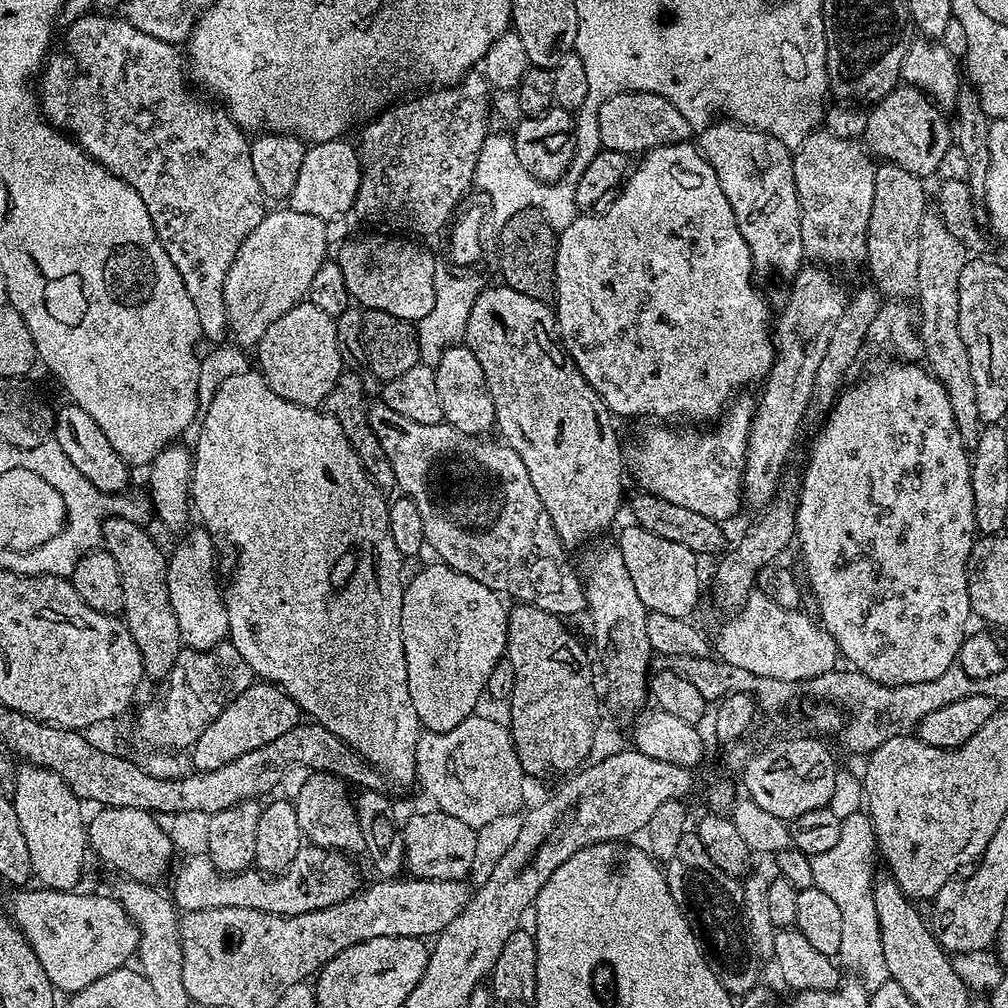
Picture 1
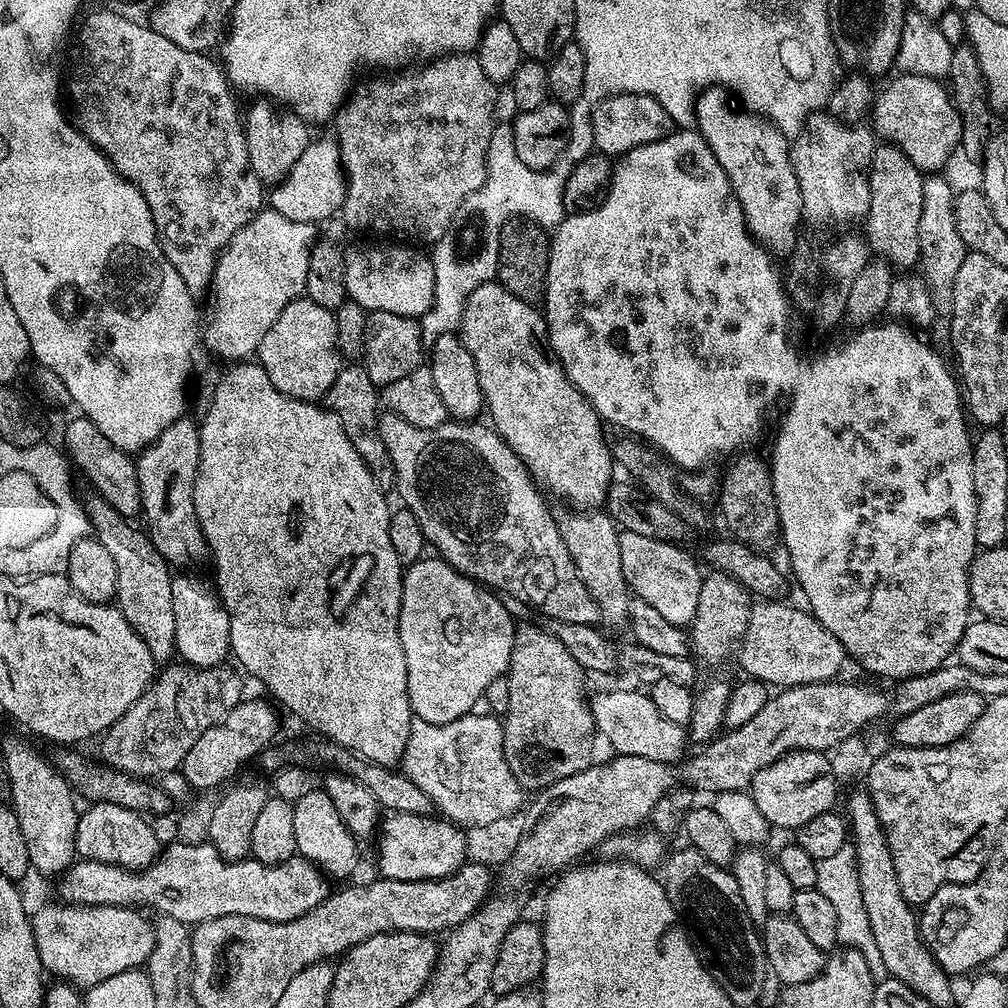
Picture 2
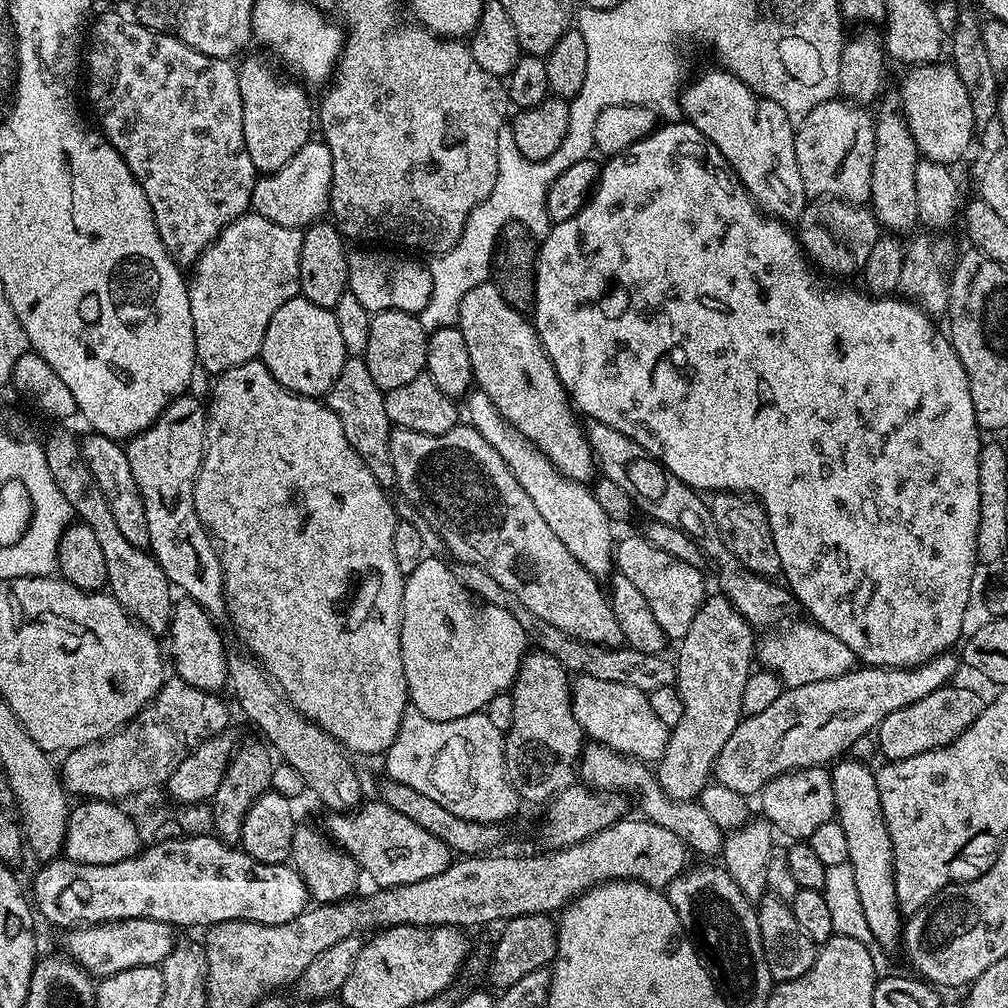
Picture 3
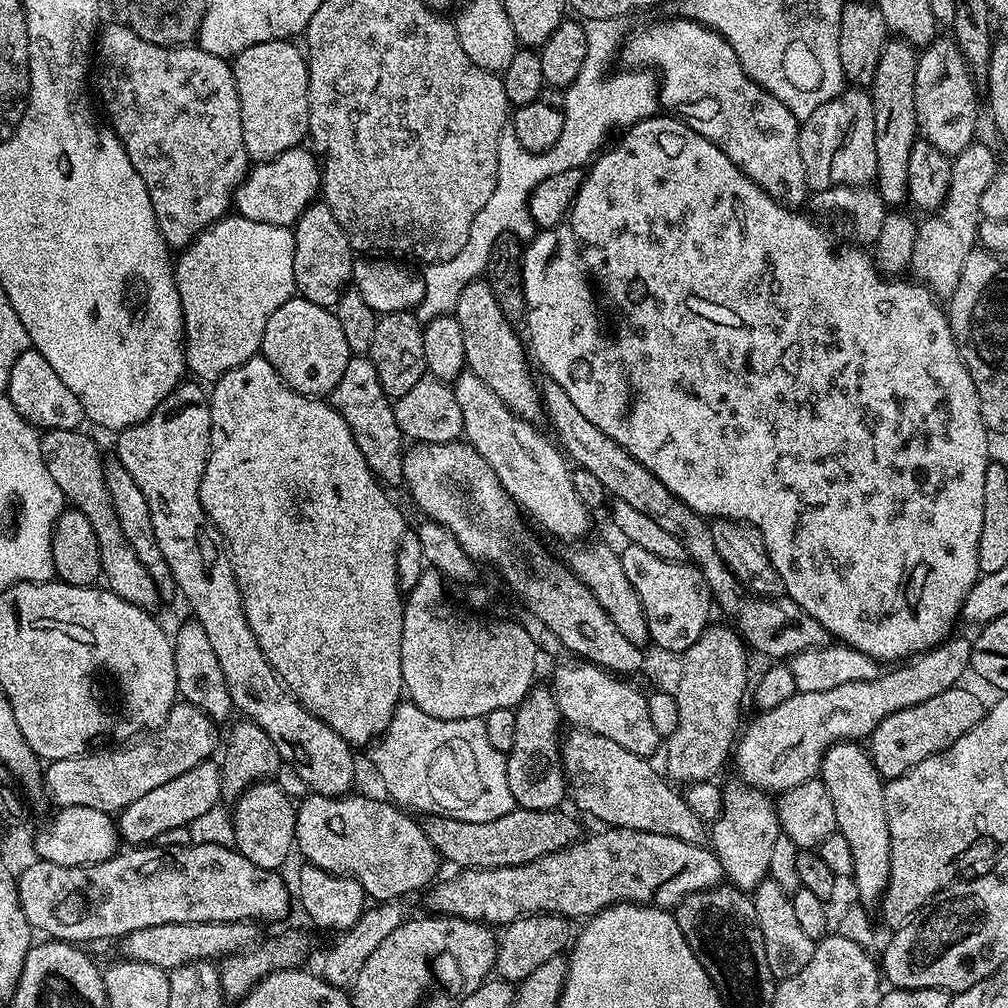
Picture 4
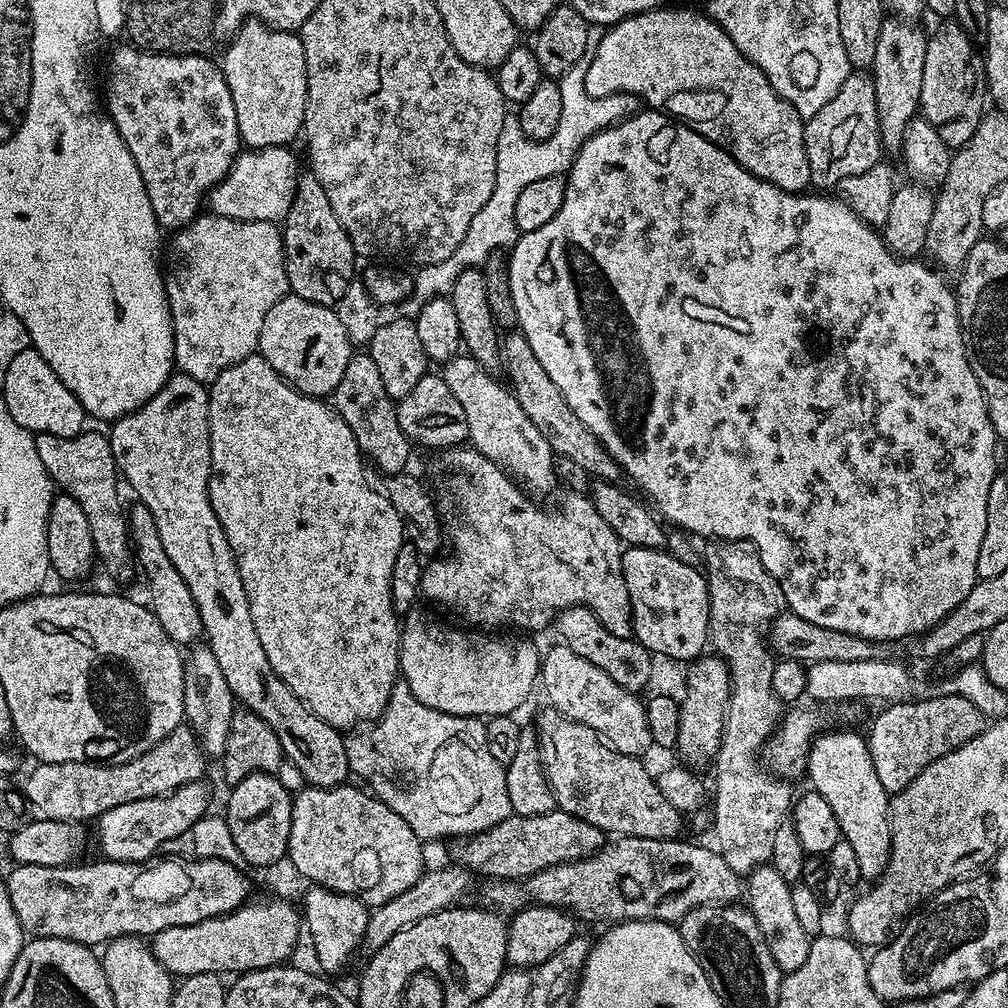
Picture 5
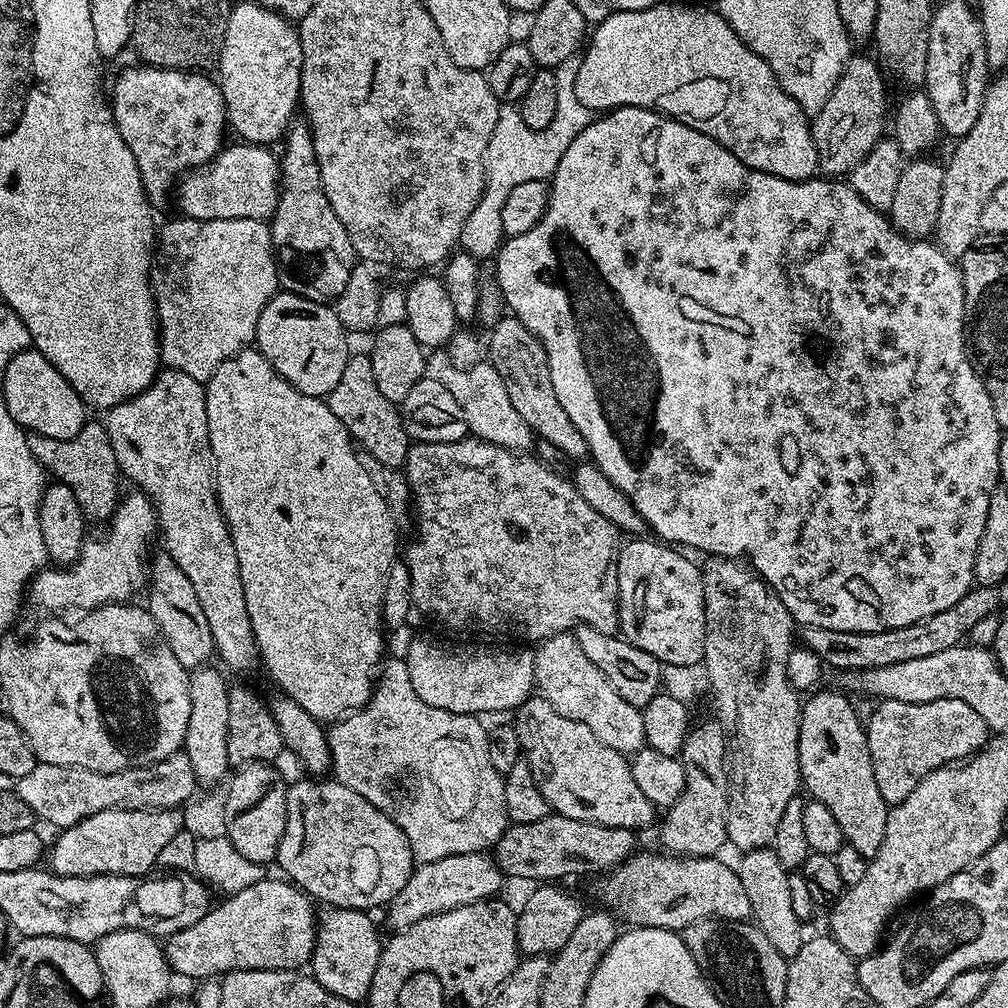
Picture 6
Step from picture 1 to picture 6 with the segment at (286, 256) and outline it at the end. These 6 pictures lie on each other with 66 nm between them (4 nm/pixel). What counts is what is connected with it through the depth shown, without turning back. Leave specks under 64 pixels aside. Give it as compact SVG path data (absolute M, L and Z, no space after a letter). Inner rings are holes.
M179 218L169 224L161 223L158 228L158 239L154 245L152 258L152 297L156 303L156 319L160 334L160 362L165 369L182 370L182 374L190 374L190 378L206 382L234 354L244 351L256 339L258 318L262 318L262 310L266 302L276 295L278 281L276 278L276 253L272 251L272 229L265 221L254 218L222 218L221 220L190 220Z

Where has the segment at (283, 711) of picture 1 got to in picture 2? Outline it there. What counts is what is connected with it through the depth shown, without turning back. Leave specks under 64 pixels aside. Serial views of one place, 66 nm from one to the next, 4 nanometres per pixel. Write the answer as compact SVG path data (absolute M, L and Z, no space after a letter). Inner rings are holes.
M241 699L240 703L234 705L217 724L210 726L210 730L200 735L194 746L190 746L190 754L186 754L178 769L189 789L191 787L219 789L227 785L233 779L231 776L247 760L254 759L275 738L277 709L267 699L265 700Z

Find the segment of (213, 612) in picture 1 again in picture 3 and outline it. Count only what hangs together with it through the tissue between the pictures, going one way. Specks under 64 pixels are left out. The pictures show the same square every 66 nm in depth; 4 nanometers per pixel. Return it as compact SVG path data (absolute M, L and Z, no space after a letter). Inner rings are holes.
M187 598L175 601L172 609L172 656L170 652L170 664L176 667L175 675L185 680L190 686L194 686L203 692L212 692L224 688L228 682L228 657L229 649L224 649L224 640L216 629L217 621L205 608L198 606L198 602Z

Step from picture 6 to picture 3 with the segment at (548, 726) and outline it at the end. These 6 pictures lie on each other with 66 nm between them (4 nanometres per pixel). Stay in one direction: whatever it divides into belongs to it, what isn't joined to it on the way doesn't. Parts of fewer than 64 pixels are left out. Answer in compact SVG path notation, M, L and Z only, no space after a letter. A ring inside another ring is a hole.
M588 742L585 743L579 758L578 776L588 788L597 793L629 792L630 795L637 796L640 799L639 815L643 819L658 826L666 826L666 830L674 830L674 834L678 834L678 838L682 838L682 842L687 844L695 855L697 852L700 858L716 858L723 853L725 829L720 828L718 822L714 822L714 818L710 818L710 814L706 814L706 810L702 810L696 800L670 800L649 765L620 752L613 752L606 744Z

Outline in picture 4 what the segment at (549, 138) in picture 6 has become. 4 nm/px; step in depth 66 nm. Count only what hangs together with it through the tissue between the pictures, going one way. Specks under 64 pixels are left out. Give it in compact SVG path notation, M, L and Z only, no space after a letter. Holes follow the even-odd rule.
M584 20L586 30L586 62L578 70L578 78L564 92L564 125L562 134L554 146L545 152L528 152L518 142L511 126L506 126L498 138L498 178L490 202L478 210L470 226L470 238L466 246L454 254L454 258L437 264L429 264L423 269L424 293L422 302L414 309L421 325L429 324L434 318L455 313L458 294L470 282L481 279L488 270L490 250L505 234L511 234L527 242L536 235L538 229L528 213L528 199L545 178L558 174L561 170L584 168L605 147L604 139L610 128L627 130L639 120L655 116L658 112L658 76L652 70L624 70L613 76L604 76L612 59L617 59L622 44L620 20Z

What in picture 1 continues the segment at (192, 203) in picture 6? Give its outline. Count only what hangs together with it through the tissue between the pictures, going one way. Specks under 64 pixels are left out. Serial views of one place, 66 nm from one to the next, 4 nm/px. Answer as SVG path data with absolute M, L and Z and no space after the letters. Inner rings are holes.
M341 138L313 144L305 151L290 197L290 206L295 212L314 214L325 222L332 222L335 216L353 211L360 185L360 153L346 141Z

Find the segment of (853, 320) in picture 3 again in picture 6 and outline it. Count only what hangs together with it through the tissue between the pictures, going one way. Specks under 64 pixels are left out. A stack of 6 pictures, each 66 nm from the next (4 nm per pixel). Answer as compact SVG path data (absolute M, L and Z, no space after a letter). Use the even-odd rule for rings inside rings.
M626 107L626 108L614 108L614 109L611 109L611 111L609 111L609 112L608 112L608 113L607 113L607 114L604 114L604 115L601 115L601 116L604 116L604 117L602 117L602 118L601 118L601 120L600 120L600 117L599 117L599 118L596 118L596 119L593 119L593 121L592 121L592 123L591 123L591 124L588 124L588 125L587 125L587 126L586 126L586 130L582 130L582 134L578 134L578 138L574 138L574 142L570 142L570 146L569 146L569 148L567 148L567 150L566 150L566 154L562 154L562 162L558 162L558 166L557 166L557 167L556 167L556 169L555 169L555 170L554 170L554 174L553 174L553 175L552 175L552 177L551 177L551 178L550 178L550 187L549 187L549 189L548 189L548 205L547 205L547 206L546 206L546 214L545 214L545 215L544 215L544 217L542 217L542 218L541 218L541 220L540 220L540 221L539 221L539 222L538 222L538 226L534 226L534 227L533 227L533 228L531 228L531 229L530 229L530 230L526 230L526 234L518 234L518 235L517 235L517 236L510 236L510 237L507 237L507 239L505 239L505 240L504 240L504 241L503 241L503 243L501 243L501 245L500 245L500 247L499 247L499 249L498 249L498 251L497 251L497 253L496 253L496 255L495 255L495 257L494 257L494 267L495 267L495 270L496 270L496 277L497 277L497 278L498 278L498 286L502 286L502 294L503 294L503 295L504 295L504 302L505 302L505 305L506 305L506 308L507 308L507 311L508 311L508 312L509 312L509 313L511 313L511 315L513 315L513 316L515 316L515 317L516 317L516 319L517 319L517 320L520 320L520 321L521 321L521 322L522 322L522 326L526 326L526 330L530 330L530 334L534 334L534 335L535 335L535 336L537 336L537 337L538 337L538 339L539 339L539 340L540 340L540 341L541 341L541 342L542 342L542 346L543 346L543 347L544 347L544 353L545 353L545 354L546 354L546 358L547 358L547 359L548 359L548 369L549 369L549 370L550 370L550 382L551 382L551 383L552 383L552 385L553 385L553 386L554 386L554 394L558 394L558 402L559 402L559 403L560 403L560 405L561 405L561 406L562 406L562 410L566 410L566 414L567 414L567 415L568 415L568 417L569 417L569 418L570 418L570 422L574 422L574 426L578 426L578 434L582 434L582 438L583 438L583 439L584 439L584 441L585 441L585 442L586 442L586 446L587 446L587 447L588 447L588 456L589 456L589 457L590 457L590 460L591 460L591 462L592 462L592 463L594 463L594 464L596 464L596 465L597 465L597 467L599 467L599 468L600 468L600 470L601 470L601 472L602 472L602 474L604 474L604 475L605 475L605 476L606 476L606 478L608 478L608 479L609 479L609 480L610 480L610 482L612 482L612 483L613 483L613 484L614 484L614 486L615 486L615 487L617 487L617 488L618 488L618 490L620 490L620 491L621 491L621 492L622 492L622 494L624 494L624 495L625 495L625 496L626 496L626 498L628 498L628 499L629 499L629 500L630 500L630 502L631 502L631 503L632 503L632 504L633 504L633 508L634 508L634 510L636 510L636 511L637 511L637 512L638 512L638 514L640 514L640 515L641 515L641 516L642 516L642 518L643 518L643 519L644 519L644 520L645 520L645 522L646 522L646 524L647 524L647 527L648 527L648 528L649 528L649 529L650 529L650 532L651 532L651 535L652 535L652 536L653 536L653 537L656 537L656 538L659 538L659 539L660 539L660 540L661 540L661 541L664 541L664 542L667 542L667 543L668 543L668 544L669 544L669 545L672 545L672 546L679 546L679 547L680 547L680 548L681 548L681 549L684 549L684 550L689 550L689 549L688 549L688 548L697 548L697 550L698 550L698 551L700 551L700 552L704 552L704 553L703 553L703 554L707 554L707 555L708 555L708 556L727 556L727 557L729 557L729 558L746 558L746 560L747 560L747 563L748 563L748 564L749 564L749 565L751 565L751 567L752 567L752 568L753 568L753 569L754 569L754 571L755 571L755 573L756 573L756 575L757 575L757 576L759 576L759 577L760 577L760 579L761 579L761 580L765 580L765 581L766 581L766 583L767 583L767 584L768 584L768 586L769 586L769 588L771 588L771 589L772 589L772 591L774 591L774 592L776 592L776 593L777 593L777 594L778 594L778 598L779 598L779 599L780 599L780 600L781 600L781 602L783 602L783 603L784 603L784 605L785 605L785 606L786 606L786 610L787 610L787 611L788 611L788 613L789 613L789 614L791 614L791 616L792 616L792 618L793 618L793 621L795 621L795 623L796 623L796 624L797 624L797 625L800 625L800 626L822 626L822 627L823 627L823 628L825 628L825 629L826 629L826 630L850 630L850 631L851 631L851 632L877 632L877 631L878 631L878 630L894 630L894 629L895 629L895 628L897 628L897 627L898 627L898 626L910 626L910 622L922 622L922 621L923 621L923 620L929 620L929 619L930 619L930 618L931 618L931 617L932 617L932 616L933 616L933 615L934 615L934 614L939 614L939 613L940 613L940 612L941 612L941 611L942 611L942 610L950 610L950 606L954 606L954 602L958 602L958 601L959 601L959 600L960 600L960 599L962 599L962 597L964 597L964 596L965 596L965 595L966 595L966 593L968 593L968 592L971 592L971 591L972 591L972 589L973 589L973 587L974 587L974 581L975 581L975 579L976 579L976 575L975 575L975 574L974 574L974 558L978 558L978 542L982 542L982 529L983 529L983 528L985 528L985 527L986 527L986 509L988 509L988 507L989 507L989 506L990 506L990 494L994 494L994 490L995 490L995 489L996 489L996 488L997 488L997 486L998 486L998 485L999 485L999 484L1000 484L1000 467L999 467L999 466L998 466L998 446L999 446L999 445L1000 445L1000 438L1001 438L1001 435L1002 435L1002 429L1001 429L1001 427L1000 427L1000 423L999 423L999 422L998 422L998 418L994 418L994 402L990 402L990 394L989 394L989 393L988 393L988 391L987 391L987 390L986 390L986 386L985 386L985 385L984 385L984 383L983 383L983 382L982 382L982 378L978 378L978 374L977 374L977 373L976 373L976 371L975 371L975 370L974 370L974 366L973 366L973 365L972 365L972 363L971 363L971 362L970 362L970 358L969 358L969 357L968 357L968 345L967 345L967 344L965 344L965 342L964 342L964 287L963 287L963 286L962 286L962 274L961 274L961 273L960 273L960 269L959 269L959 267L958 267L958 264L957 264L957 261L955 261L955 260L952 260L952 259L951 259L951 258L950 258L950 257L949 257L949 256L948 256L948 255L946 255L946 254L945 254L945 252L943 252L943 250L941 250L941 249L940 249L940 248L939 248L939 247L938 247L938 246L937 246L937 244L935 244L935 243L934 243L934 242L933 242L933 241L932 241L932 240L931 240L931 239L926 239L926 240L911 240L911 239L910 239L910 238L909 238L909 237L908 237L908 236L901 236L901 235L900 235L900 233L899 233L899 232L897 232L897 231L896 231L896 229L895 229L895 228L893 228L893 227L892 227L892 222L891 222L891 219L889 219L889 217L888 217L888 216L887 216L887 215L885 215L885 213L883 213L883 212L879 212L879 210L877 210L877 208L875 208L875 207L874 207L874 206L870 206L870 205L869 205L869 204L867 204L867 202L866 202L866 201L865 201L865 200L863 200L863 199L862 199L862 197L860 197L860 196L859 196L859 195L858 195L858 193L856 193L856 192L855 192L855 191L854 191L854 189L852 189L852 188L851 188L851 187L850 187L850 186L849 186L849 184L848 184L848 183L847 183L847 182L845 182L845 181L844 181L844 180L843 180L843 179L840 179L840 178L813 178L813 179L811 179L811 180L787 180L787 179L786 179L786 178L778 178L778 177L777 177L777 176L775 176L775 175L774 175L774 174L766 174L766 173L765 173L765 172L763 172L763 171L762 171L762 170L754 170L754 169L753 169L753 168L751 168L751 167L750 167L750 166L746 166L746 165L745 165L745 164L743 164L743 163L742 163L742 162L738 162L738 158L734 158L734 154L730 154L730 150L726 150L726 149L725 149L725 148L724 148L724 147L722 147L722 145L720 145L720 143L719 143L719 142L718 142L718 141L716 141L716 140L715 140L715 139L714 139L714 138L710 138L710 137L709 137L709 136L707 136L707 135L706 135L706 134L702 134L702 133L701 133L701 132L699 132L699 131L698 131L698 130L694 130L694 129L693 129L693 128L691 128L691 127L690 127L690 126L686 126L686 125L685 125L685 124L684 124L684 122L683 122L683 120L674 120L674 119L671 119L671 118L669 118L669 117L667 117L667 116L665 116L665 115L663 115L663 114L661 114L661 113L659 113L659 112L657 112L657 111L655 111L655 110L653 110L653 109L651 109L651 108L630 108L630 107Z

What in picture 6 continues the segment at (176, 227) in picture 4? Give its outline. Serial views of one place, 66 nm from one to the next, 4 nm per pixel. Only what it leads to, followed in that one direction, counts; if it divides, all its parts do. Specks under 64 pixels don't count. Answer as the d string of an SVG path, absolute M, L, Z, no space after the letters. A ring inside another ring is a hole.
M146 63L139 67L128 68L117 78L112 92L110 88L110 107L122 142L130 146L130 154L138 162L138 174L148 202L153 209L160 210L168 204L168 191L171 188L173 191L181 175L180 168L200 168L225 147L228 115L220 85L208 77L211 75L203 71L153 68Z

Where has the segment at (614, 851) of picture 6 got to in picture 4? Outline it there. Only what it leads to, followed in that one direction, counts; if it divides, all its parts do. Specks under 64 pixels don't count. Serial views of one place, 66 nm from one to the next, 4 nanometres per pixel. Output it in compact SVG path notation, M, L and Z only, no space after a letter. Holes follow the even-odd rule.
M515 807L510 814L494 818L494 822L462 822L449 816L425 815L422 827L426 838L440 855L441 861L457 864L457 869L501 868L522 866L551 852L567 848L581 839L580 824L563 810L530 810Z

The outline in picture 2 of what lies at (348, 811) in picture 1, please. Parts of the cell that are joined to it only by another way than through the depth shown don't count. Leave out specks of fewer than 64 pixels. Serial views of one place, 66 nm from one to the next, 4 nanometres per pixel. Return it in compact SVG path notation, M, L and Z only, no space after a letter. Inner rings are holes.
M324 791L307 792L301 800L292 804L292 813L294 814L294 842L299 855L316 865L333 881L344 880L347 876L355 874L356 867L360 864L361 845L352 835L352 831L345 826L338 810L334 810L334 802Z

